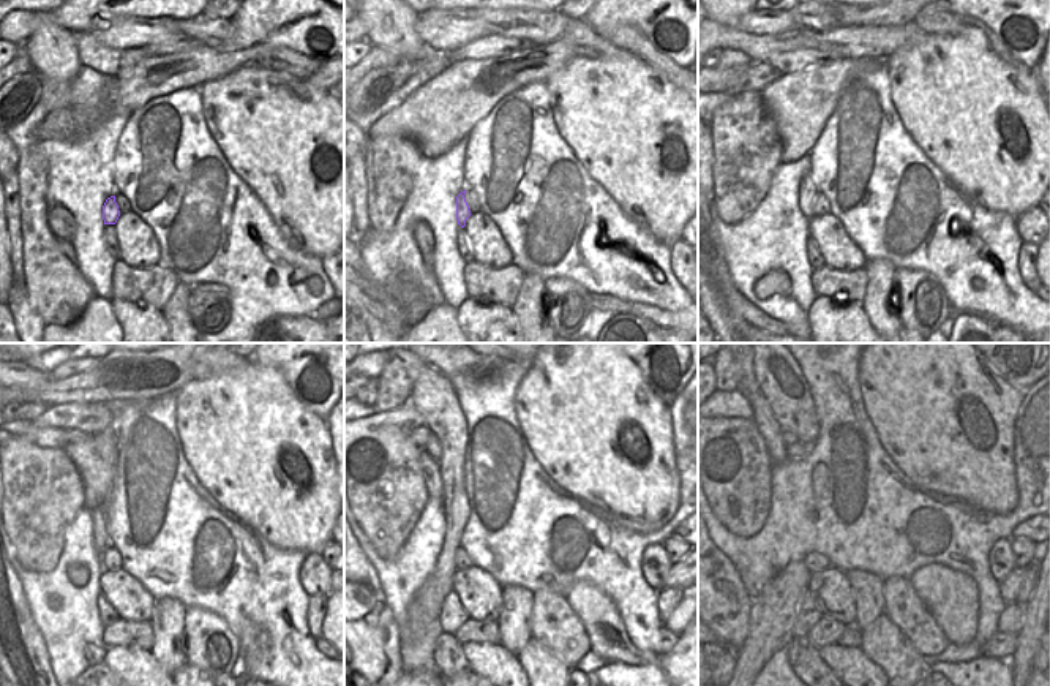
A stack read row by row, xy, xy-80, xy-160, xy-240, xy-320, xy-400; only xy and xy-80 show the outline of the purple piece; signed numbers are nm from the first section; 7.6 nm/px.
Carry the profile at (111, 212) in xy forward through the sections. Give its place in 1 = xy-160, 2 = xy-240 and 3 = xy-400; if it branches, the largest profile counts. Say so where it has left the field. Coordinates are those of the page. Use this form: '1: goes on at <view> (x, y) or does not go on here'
1: goes on at xy-160 (807, 190)
2: goes on at xy-240 (101, 541)
3: goes on at xy-400 (769, 430)

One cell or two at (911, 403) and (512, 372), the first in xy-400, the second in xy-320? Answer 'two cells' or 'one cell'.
two cells

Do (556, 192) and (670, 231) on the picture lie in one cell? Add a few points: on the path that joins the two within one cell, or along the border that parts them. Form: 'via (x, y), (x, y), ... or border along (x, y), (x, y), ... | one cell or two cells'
border along (603, 188), (629, 217), (657, 239) | two cells

